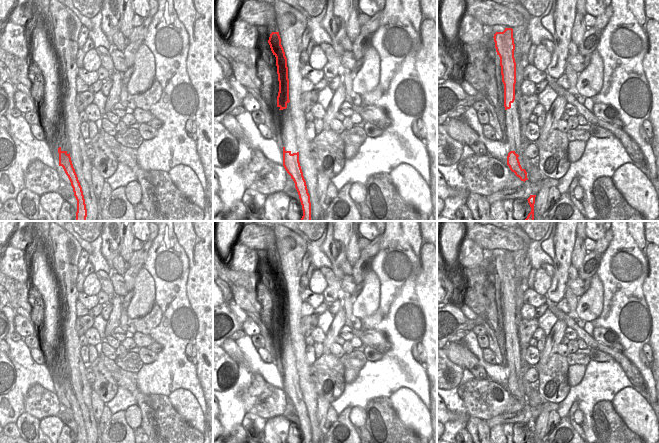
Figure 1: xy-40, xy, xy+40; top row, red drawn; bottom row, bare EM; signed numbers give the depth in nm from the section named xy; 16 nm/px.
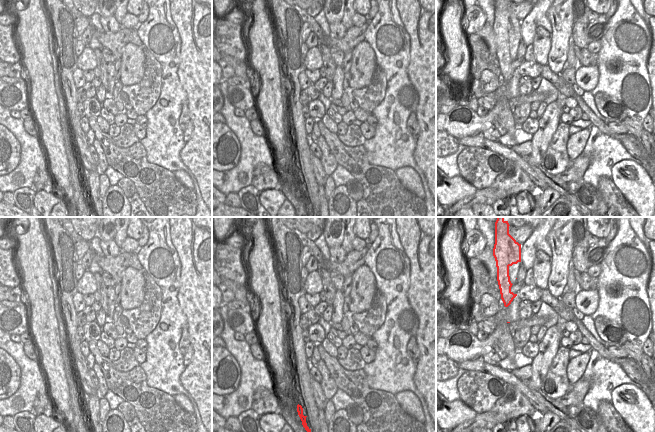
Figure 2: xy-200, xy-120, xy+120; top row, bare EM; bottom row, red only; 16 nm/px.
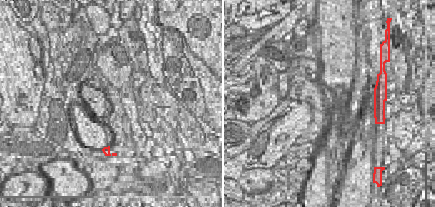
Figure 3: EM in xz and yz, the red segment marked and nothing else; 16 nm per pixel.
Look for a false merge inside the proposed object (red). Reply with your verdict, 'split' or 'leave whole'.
leave whole

